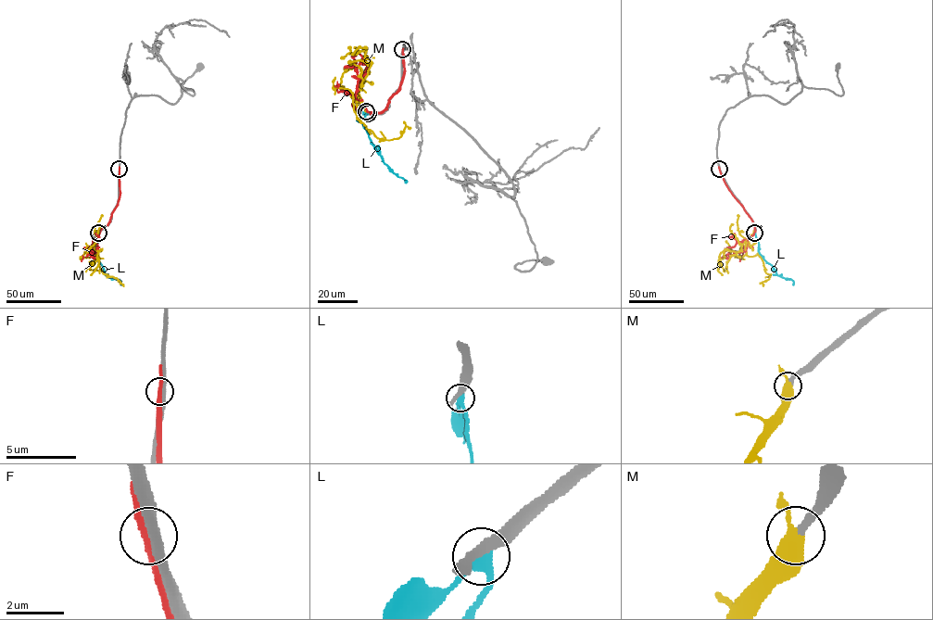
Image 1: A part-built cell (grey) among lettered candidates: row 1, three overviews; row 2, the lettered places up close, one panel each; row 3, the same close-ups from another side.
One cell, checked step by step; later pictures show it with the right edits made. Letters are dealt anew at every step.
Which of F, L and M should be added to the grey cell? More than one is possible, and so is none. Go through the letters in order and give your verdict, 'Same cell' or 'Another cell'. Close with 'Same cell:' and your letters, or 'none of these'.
F: Another cell
L: Another cell
M: Same cell
Same cell: M

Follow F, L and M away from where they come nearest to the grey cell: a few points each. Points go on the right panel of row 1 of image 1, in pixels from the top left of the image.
F: (719, 169), (728, 190), (751, 220), (755, 230), (743, 250), (728, 259), (722, 258)
L: (755, 232), (759, 253), (777, 274), (790, 279), (793, 284)
M: (754, 233), (749, 239), (746, 255), (757, 255), (762, 260), (770, 276), (762, 283), (763, 286)

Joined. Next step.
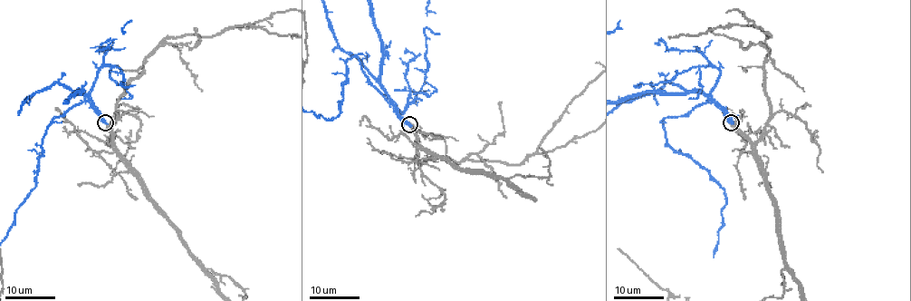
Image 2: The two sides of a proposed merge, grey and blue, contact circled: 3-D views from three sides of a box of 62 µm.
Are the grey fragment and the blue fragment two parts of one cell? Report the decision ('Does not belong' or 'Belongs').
Belongs

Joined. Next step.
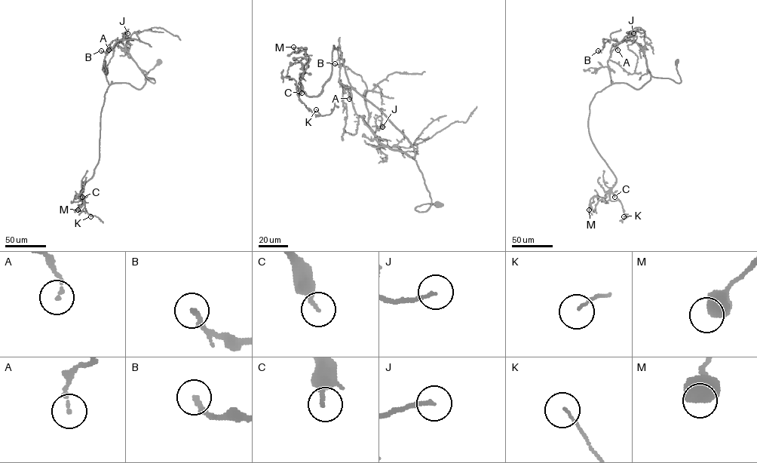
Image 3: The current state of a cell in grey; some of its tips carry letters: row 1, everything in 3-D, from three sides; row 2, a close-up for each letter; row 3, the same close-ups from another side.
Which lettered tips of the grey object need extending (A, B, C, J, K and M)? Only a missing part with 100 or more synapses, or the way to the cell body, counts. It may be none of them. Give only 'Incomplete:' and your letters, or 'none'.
Incomplete: none

